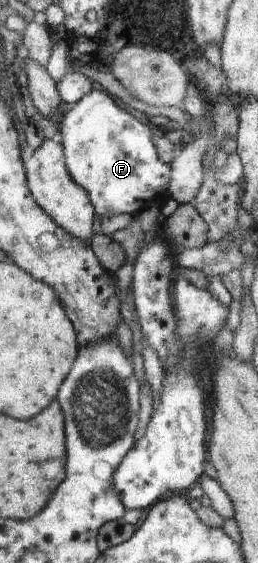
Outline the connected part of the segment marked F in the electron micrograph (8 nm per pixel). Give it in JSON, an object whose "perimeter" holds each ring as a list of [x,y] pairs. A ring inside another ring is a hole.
{"perimeter":[[[94,86],[72,109],[64,113],[60,119],[58,139],[64,146],[65,161],[74,181],[89,194],[93,208],[100,218],[113,215],[138,215],[152,201],[166,193],[166,185],[170,181],[171,167],[156,155],[154,145],[150,141],[150,129],[134,119],[126,109],[118,107],[116,101],[99,86]]]}

